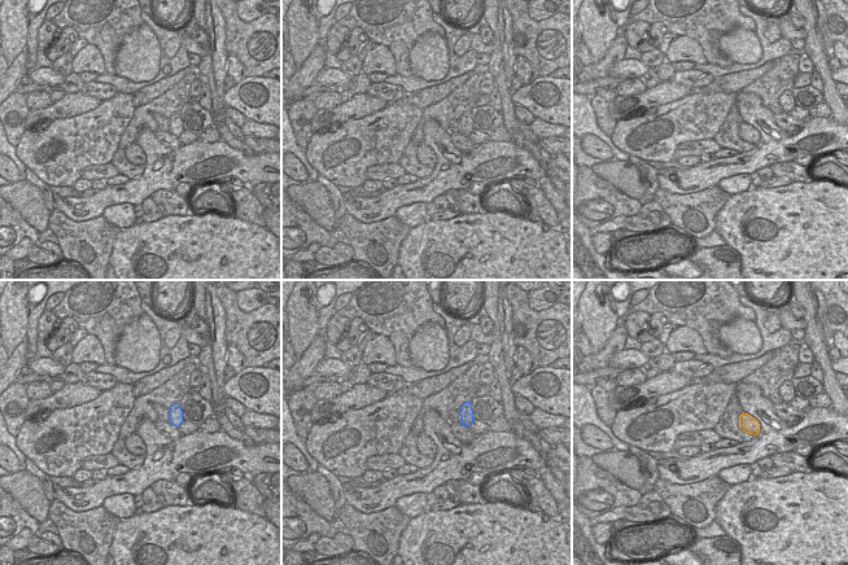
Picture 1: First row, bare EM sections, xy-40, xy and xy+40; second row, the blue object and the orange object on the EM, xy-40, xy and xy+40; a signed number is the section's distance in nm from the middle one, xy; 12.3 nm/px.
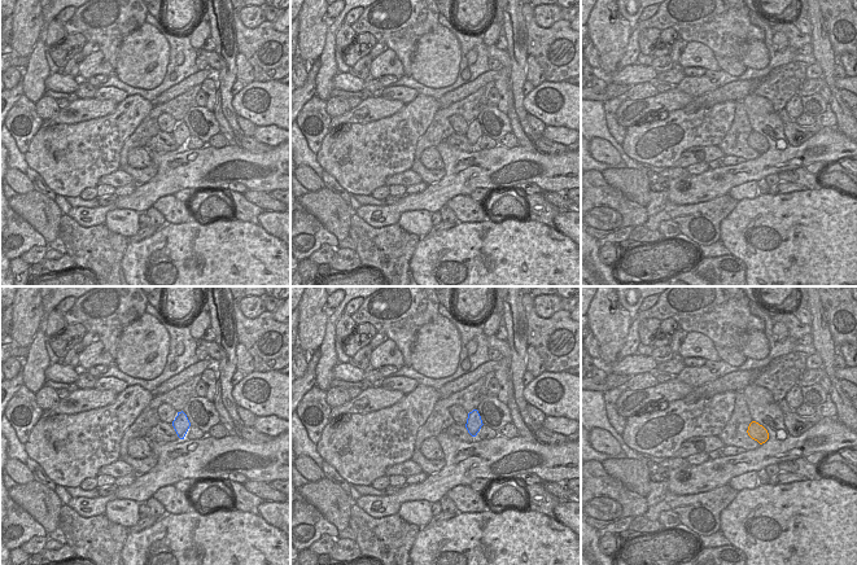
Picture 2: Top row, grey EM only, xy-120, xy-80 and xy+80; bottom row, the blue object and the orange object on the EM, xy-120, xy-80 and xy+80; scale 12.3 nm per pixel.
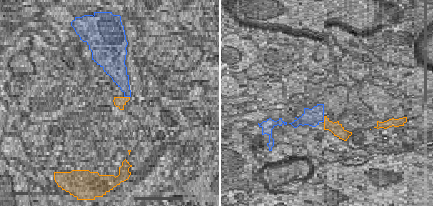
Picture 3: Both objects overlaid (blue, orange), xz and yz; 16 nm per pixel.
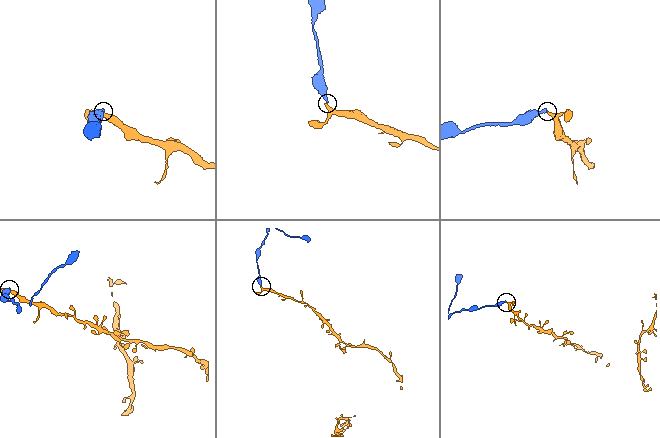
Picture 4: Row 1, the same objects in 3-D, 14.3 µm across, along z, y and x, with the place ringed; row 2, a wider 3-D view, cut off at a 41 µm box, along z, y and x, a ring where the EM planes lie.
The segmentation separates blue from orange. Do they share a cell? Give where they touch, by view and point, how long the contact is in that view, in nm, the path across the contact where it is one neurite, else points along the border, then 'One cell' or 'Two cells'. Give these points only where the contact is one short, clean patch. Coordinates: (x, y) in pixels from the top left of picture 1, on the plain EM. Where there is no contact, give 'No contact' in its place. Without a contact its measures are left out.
No contact. Two cells.

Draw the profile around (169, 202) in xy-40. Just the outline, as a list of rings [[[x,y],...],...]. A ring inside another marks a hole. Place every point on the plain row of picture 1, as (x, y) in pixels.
[[[159,189],[150,194],[163,216],[169,215],[191,215],[194,210],[191,205],[191,196],[180,196],[175,190]]]

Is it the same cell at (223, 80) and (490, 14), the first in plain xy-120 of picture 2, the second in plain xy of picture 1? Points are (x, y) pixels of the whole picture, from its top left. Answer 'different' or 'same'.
different

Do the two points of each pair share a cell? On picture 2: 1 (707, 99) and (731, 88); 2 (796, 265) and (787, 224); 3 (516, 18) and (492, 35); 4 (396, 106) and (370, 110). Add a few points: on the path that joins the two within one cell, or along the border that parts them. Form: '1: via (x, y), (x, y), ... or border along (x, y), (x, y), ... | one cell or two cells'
1: via (713, 97), (725, 93) | one cell
2: via (794, 254), (788, 249), (787, 235) | one cell
3: border along (501, 25), (503, 34) | two cells
4: via (389, 108), (376, 109) | one cell

